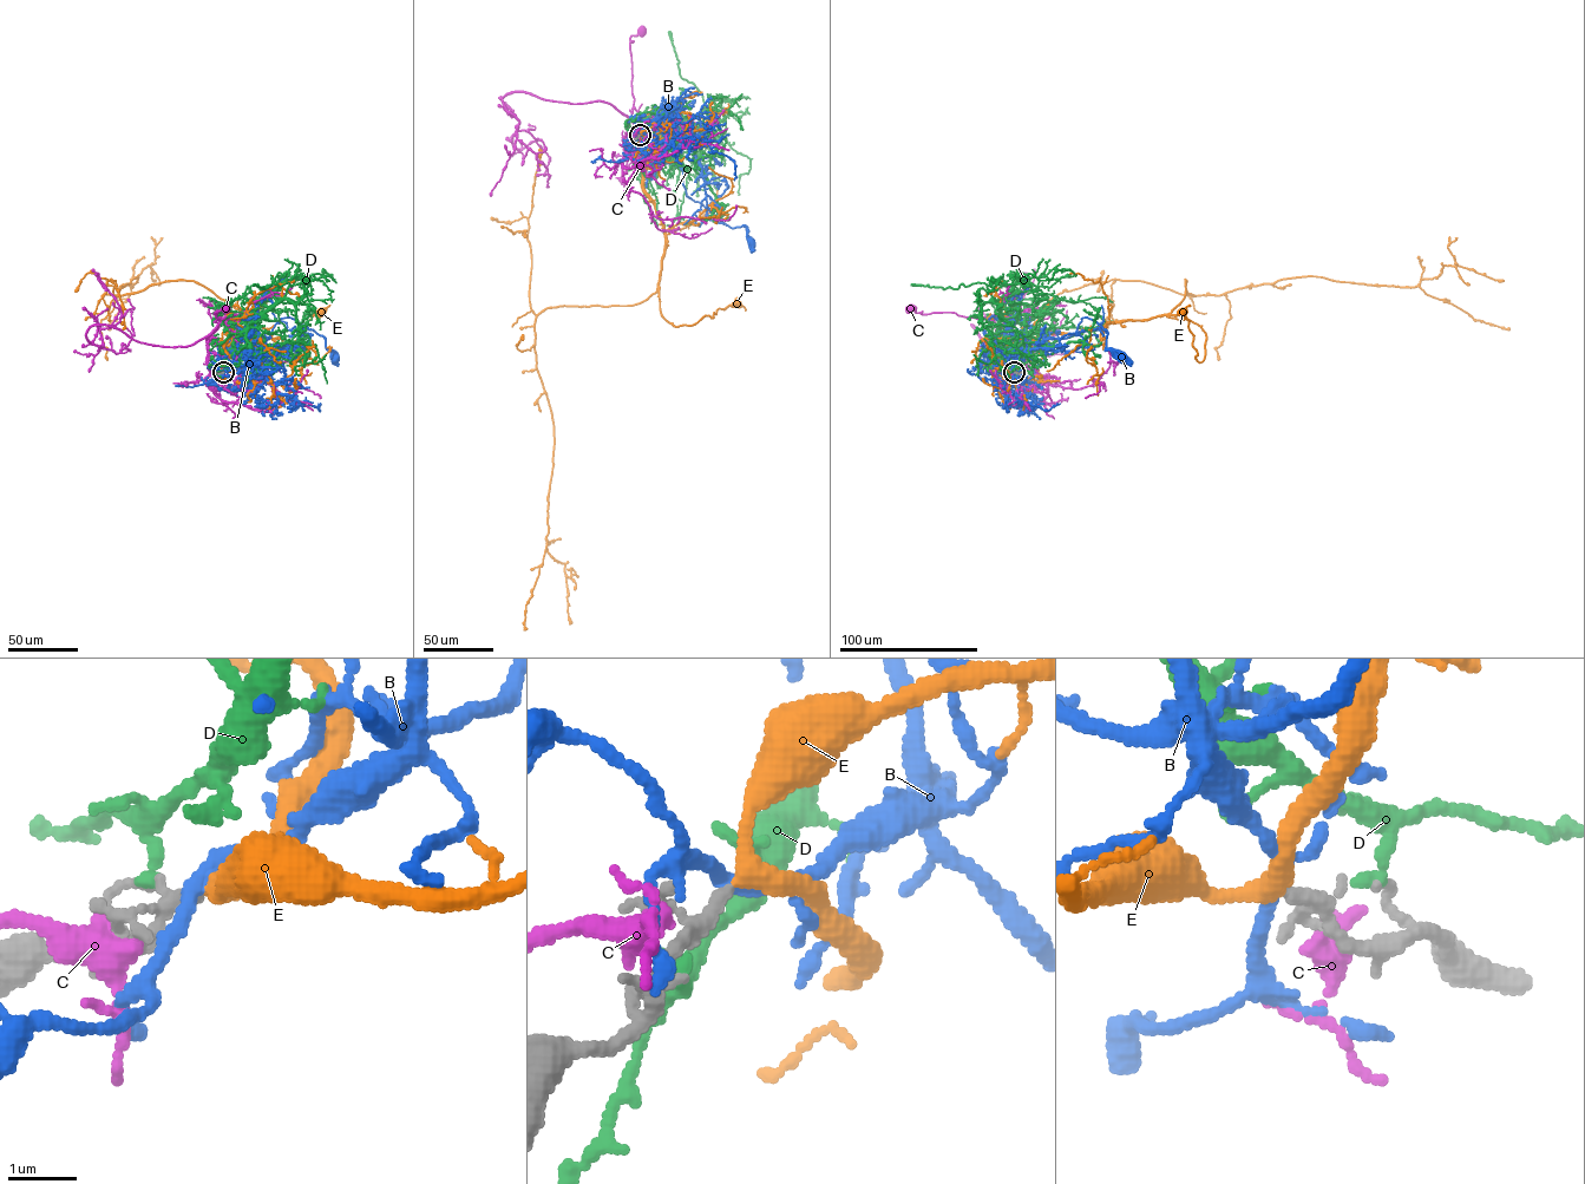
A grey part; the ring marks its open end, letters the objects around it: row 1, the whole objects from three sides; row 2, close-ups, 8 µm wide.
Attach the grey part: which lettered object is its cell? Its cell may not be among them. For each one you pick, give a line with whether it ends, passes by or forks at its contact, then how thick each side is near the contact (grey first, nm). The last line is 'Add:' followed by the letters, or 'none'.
E: it passes by; 170 nm thick on the grey side, 280 nm on the other
Add: E

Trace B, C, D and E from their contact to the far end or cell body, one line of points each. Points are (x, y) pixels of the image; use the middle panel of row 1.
B: (640, 135), (647, 128), (665, 129), (680, 149), (687, 196), (732, 228), (745, 226), (752, 242)
C: (639, 135), (631, 138), (630, 146), (623, 145), (623, 138), (642, 125), (633, 105), (629, 38), (643, 31)
D: (639, 136), (662, 113), (688, 119), (709, 112), (724, 122), (724, 116), (696, 161), (721, 216), (727, 203)
E: (640, 135), (643, 189), (665, 239), (659, 285), (661, 315), (675, 326), (693, 325), (738, 302)

